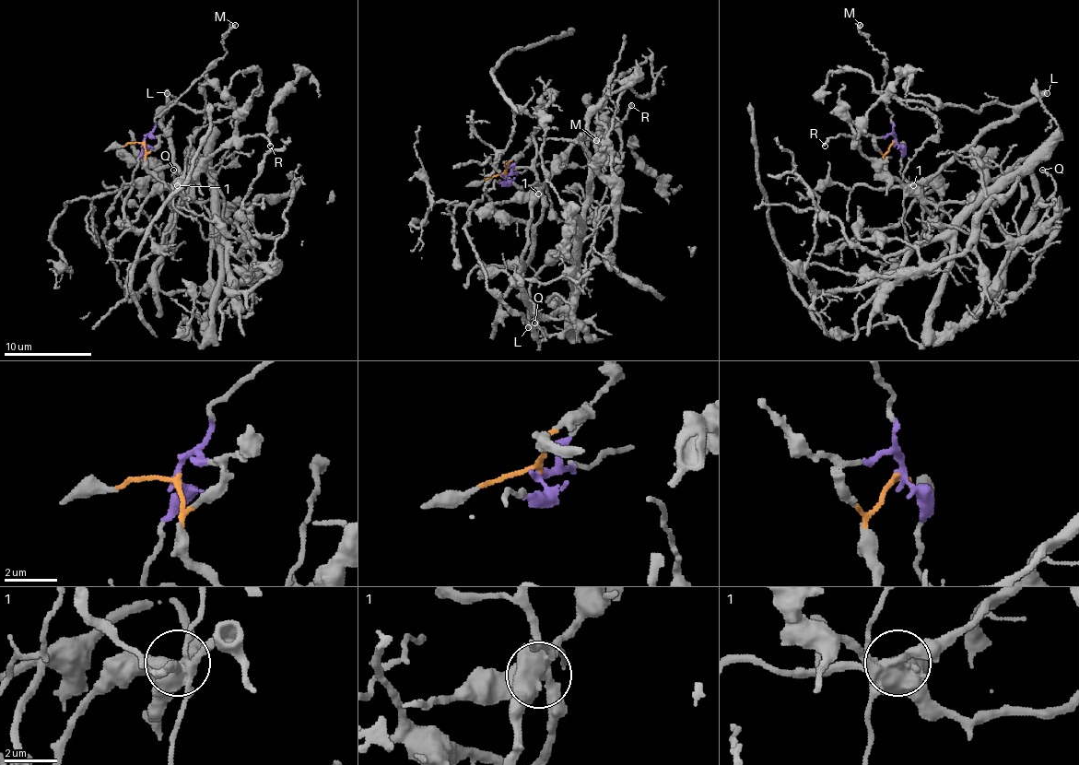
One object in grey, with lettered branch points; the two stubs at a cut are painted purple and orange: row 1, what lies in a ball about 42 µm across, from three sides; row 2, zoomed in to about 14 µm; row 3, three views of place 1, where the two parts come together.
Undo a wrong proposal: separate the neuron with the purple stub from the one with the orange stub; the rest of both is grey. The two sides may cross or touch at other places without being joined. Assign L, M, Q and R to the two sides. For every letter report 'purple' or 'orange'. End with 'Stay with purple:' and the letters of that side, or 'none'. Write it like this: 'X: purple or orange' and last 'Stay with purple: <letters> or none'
L: orange
M: purple
Q: purple
R: orange
Stay with purple: M, Q

